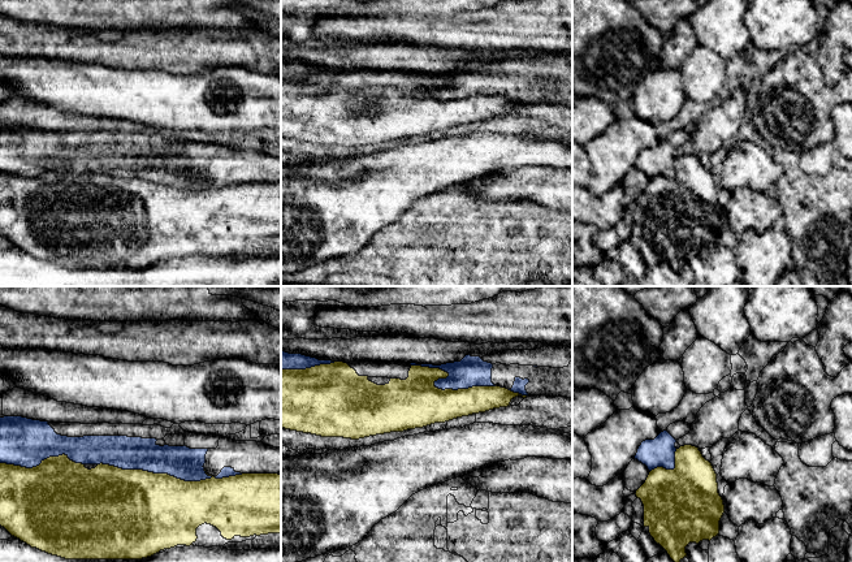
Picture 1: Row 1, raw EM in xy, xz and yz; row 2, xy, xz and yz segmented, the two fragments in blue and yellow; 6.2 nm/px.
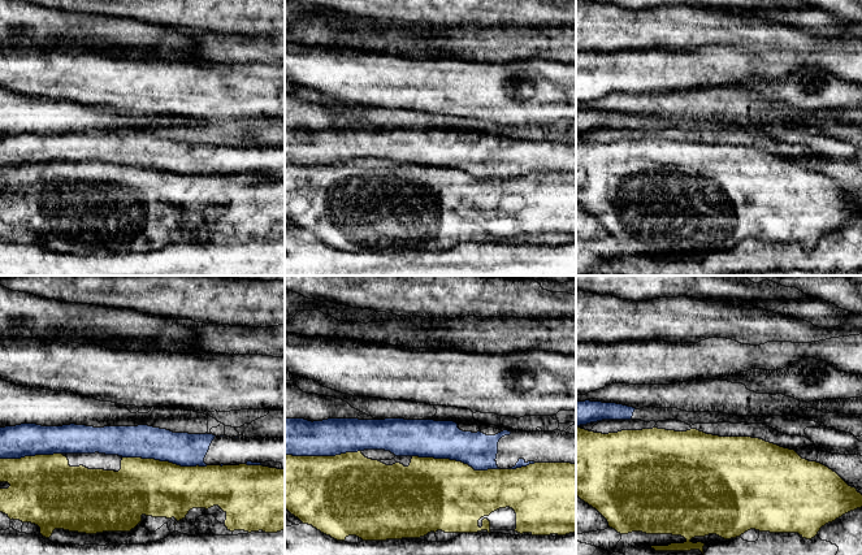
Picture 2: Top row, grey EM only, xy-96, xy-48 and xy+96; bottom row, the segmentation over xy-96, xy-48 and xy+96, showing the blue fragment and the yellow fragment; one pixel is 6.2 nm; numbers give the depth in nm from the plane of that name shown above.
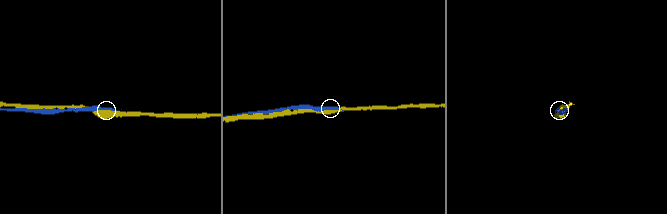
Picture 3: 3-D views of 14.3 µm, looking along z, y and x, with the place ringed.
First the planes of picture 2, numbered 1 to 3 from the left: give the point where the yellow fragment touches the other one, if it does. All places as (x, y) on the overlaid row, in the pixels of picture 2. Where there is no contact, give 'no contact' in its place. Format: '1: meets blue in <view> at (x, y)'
1: meets blue in xy-96 at (165, 460)
2: meets blue in xy-48 at (455, 459)
3: no contact

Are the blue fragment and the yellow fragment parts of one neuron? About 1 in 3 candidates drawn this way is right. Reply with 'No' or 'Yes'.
No

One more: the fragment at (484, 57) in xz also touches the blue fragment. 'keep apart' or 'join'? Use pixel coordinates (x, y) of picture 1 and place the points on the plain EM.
keep apart

